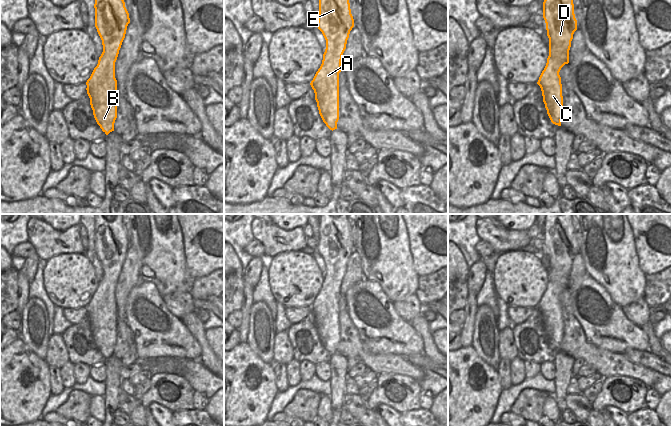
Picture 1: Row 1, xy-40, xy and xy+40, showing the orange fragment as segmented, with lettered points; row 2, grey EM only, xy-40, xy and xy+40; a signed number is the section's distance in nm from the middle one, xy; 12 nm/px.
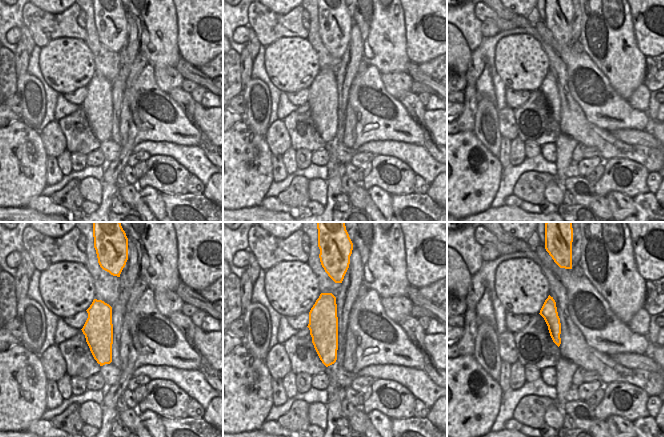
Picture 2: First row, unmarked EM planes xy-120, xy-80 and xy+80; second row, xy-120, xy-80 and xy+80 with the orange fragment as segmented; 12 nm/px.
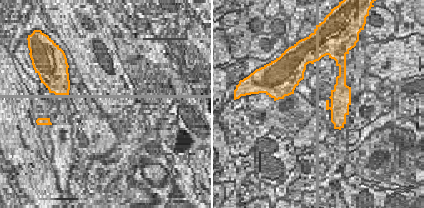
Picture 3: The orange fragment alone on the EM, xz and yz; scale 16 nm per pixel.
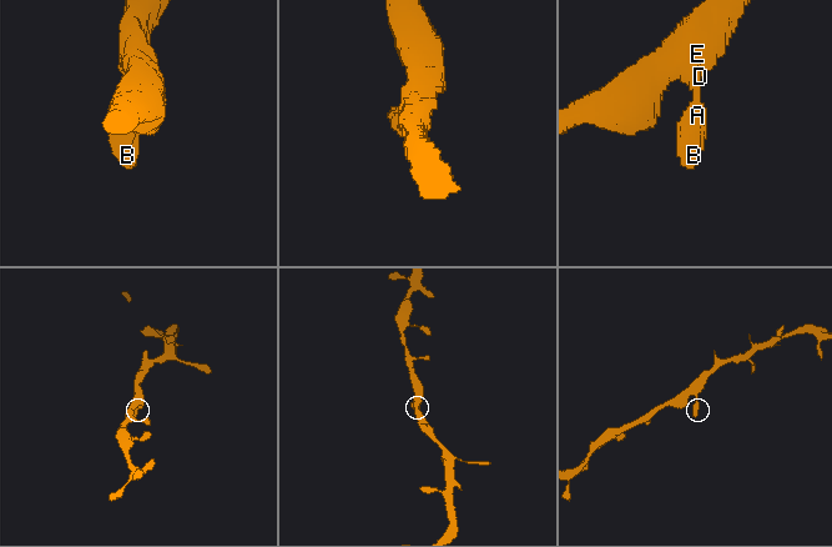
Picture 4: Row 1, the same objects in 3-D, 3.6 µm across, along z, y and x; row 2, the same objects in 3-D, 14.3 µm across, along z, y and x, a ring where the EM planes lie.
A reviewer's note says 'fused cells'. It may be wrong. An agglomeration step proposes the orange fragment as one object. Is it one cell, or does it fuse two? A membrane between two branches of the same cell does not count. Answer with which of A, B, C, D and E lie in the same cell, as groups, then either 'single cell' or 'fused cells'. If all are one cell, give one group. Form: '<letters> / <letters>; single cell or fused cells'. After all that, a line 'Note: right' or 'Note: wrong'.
A B C D E; single cell
Note: wrong

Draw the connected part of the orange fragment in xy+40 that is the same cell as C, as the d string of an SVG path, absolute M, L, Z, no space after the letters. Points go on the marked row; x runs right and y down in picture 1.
M544 0L543 18L549 38L549 56L537 84L551 122L561 126L562 84L559 72L569 63L569 50L577 30L573 0Z

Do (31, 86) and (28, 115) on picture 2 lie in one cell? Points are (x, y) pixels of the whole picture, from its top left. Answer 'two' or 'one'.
one

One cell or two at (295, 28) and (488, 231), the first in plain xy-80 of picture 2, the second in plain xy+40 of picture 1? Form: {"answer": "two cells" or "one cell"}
{"answer": "one cell"}

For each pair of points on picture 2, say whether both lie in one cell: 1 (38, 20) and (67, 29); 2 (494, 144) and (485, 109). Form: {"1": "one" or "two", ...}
{"1": "one", "2": "one"}

